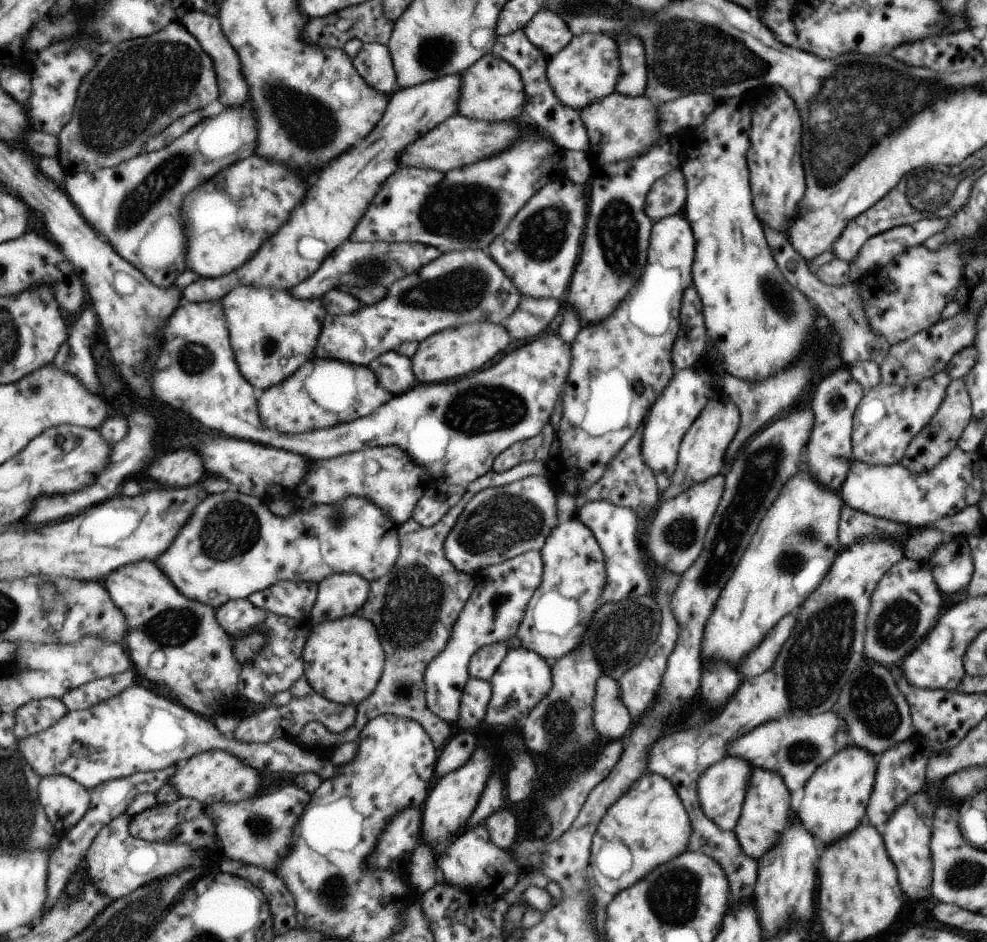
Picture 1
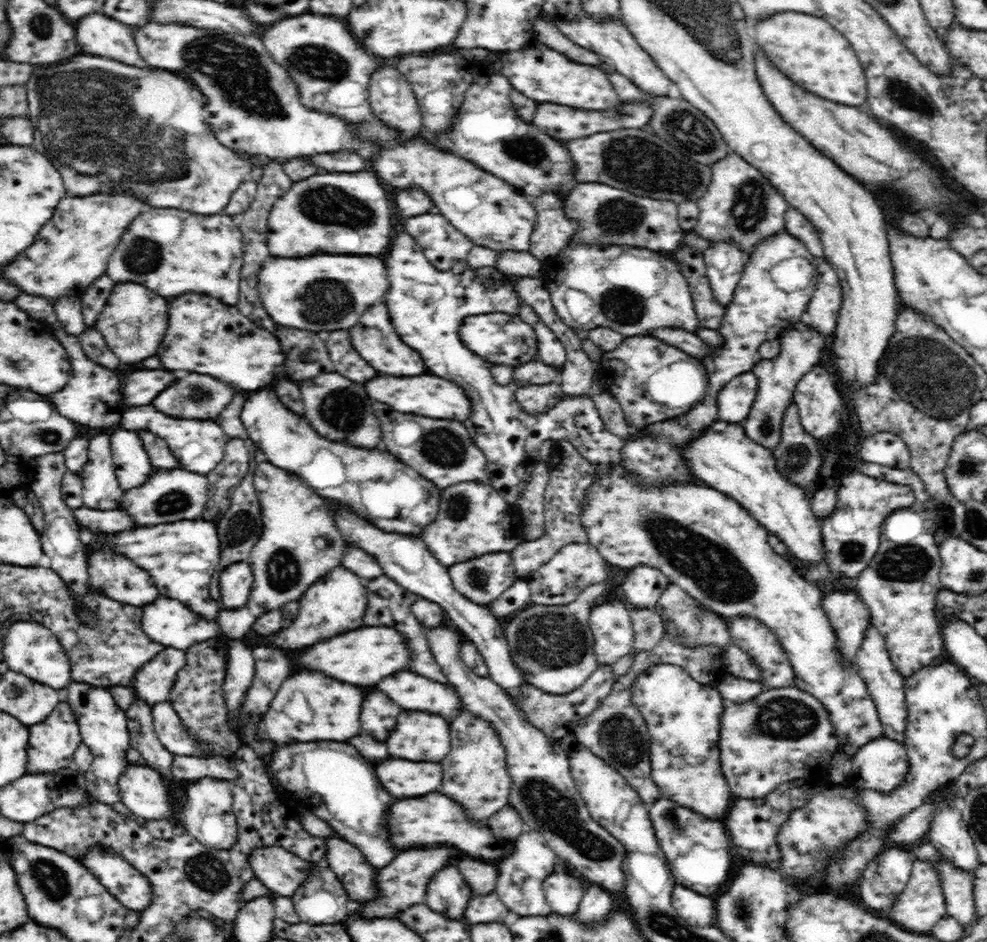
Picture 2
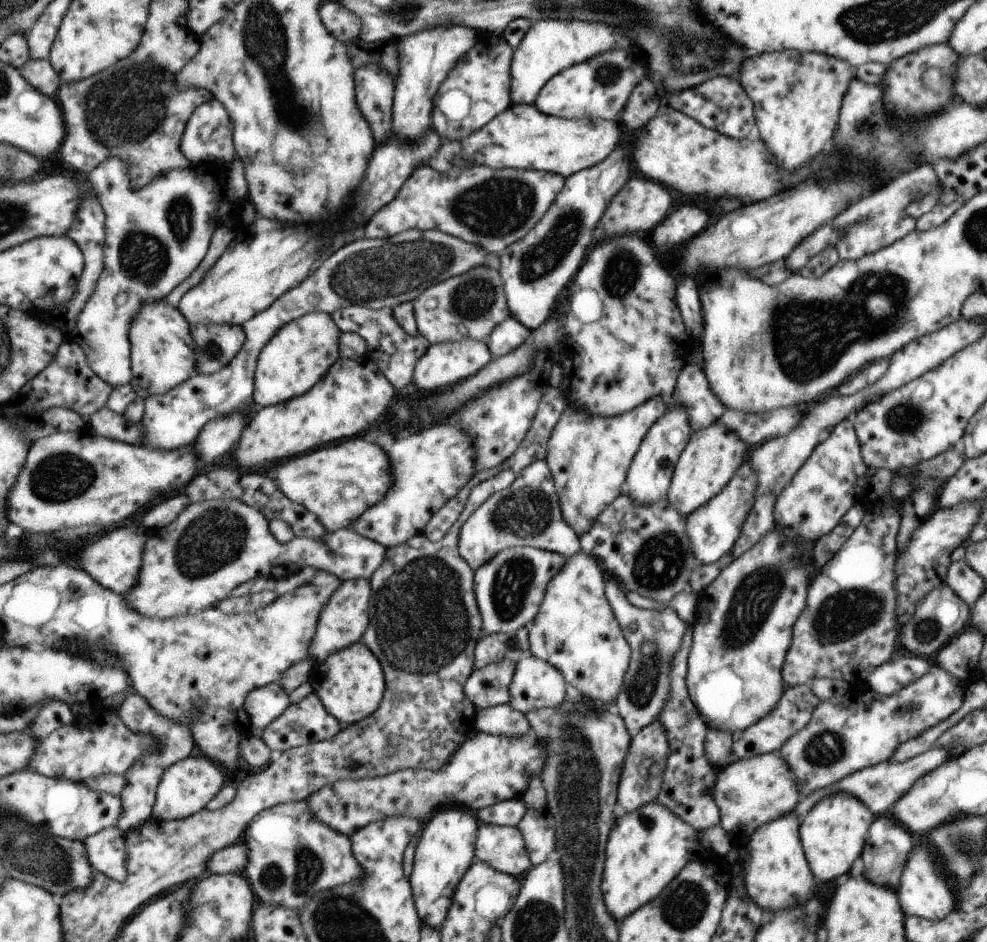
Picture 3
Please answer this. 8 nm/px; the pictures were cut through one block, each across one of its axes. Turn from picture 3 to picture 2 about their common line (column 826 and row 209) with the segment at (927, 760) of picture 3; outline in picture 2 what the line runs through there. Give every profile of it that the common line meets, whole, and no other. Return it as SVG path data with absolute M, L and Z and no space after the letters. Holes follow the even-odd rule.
M790 206L784 215L785 230L798 240L801 240L812 253L812 258L823 256L823 246L818 232L798 209Z

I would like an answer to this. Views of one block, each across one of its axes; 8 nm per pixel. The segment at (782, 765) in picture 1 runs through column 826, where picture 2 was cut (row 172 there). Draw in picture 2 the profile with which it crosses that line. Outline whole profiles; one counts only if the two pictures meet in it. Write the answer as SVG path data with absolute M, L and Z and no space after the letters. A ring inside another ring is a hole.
M734 152L710 167L710 186L704 196L696 200L700 214L694 232L710 241L710 244L731 240L740 251L750 256L760 240L785 230L784 215L790 206L758 169Z

